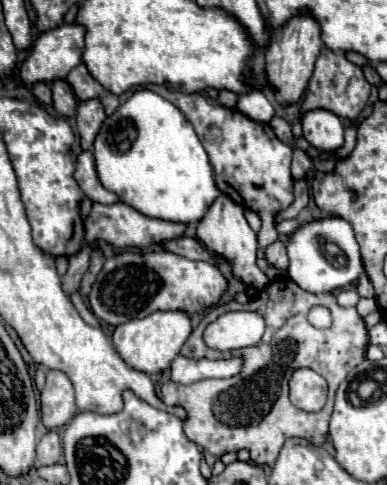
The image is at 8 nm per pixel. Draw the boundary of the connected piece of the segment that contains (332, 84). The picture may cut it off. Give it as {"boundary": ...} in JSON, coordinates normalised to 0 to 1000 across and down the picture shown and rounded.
{"boundary":[[[837,101],[817,126],[811,155],[806,155],[801,175],[791,184],[780,233],[811,229],[811,225],[842,225],[842,229],[868,233],[884,245],[915,249],[930,237],[930,229],[941,225],[951,200],[956,200],[956,171],[941,163],[935,142],[925,134],[904,130],[889,109]]]}

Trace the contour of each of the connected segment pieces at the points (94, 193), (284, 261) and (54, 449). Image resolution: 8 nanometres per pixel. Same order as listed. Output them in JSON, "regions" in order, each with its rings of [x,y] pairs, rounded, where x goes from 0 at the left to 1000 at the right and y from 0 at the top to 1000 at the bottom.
{"regions":[[[[212,311],[196,328],[196,353],[191,353],[191,369],[202,373],[207,390],[222,398],[222,406],[233,414],[248,414],[248,419],[269,419],[269,423],[284,423],[284,419],[300,419],[305,414],[305,402],[269,390],[258,369],[253,369],[253,357],[248,357],[248,344],[243,344],[243,320],[238,311]]],[[[708,497],[708,501],[698,501],[687,513],[682,513],[682,522],[687,522],[687,534],[703,542],[703,546],[713,546],[713,551],[724,551],[724,555],[744,555],[744,526],[739,526],[739,501],[734,497]]],[[[124,889],[93,918],[93,946],[103,959],[140,959],[160,942],[160,909],[145,889]]]]}

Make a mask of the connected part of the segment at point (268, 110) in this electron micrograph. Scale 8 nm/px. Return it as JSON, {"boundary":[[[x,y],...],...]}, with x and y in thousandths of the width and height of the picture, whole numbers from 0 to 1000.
{"boundary":[[[651,188],[651,192],[620,196],[615,225],[651,249],[672,249],[672,254],[693,254],[708,241],[708,221],[677,188]]]}

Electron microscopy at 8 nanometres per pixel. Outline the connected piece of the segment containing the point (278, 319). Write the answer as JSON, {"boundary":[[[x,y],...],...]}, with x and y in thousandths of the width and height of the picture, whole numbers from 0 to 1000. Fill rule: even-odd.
{"boundary":[[[708,575],[656,621],[636,629],[615,621],[594,621],[532,641],[517,670],[501,678],[501,687],[486,695],[486,703],[465,724],[475,736],[501,736],[501,740],[625,732],[630,736],[625,773],[594,781],[522,781],[491,794],[434,786],[419,794],[419,827],[424,835],[470,835],[481,843],[486,852],[475,876],[481,901],[496,913],[517,918],[522,926],[543,930],[548,938],[574,942],[579,934],[594,930],[615,934],[620,926],[641,926],[661,959],[708,959],[734,909],[749,901],[791,905],[817,922],[837,913],[837,901],[848,897],[848,868],[853,868],[868,802],[899,777],[899,769],[941,740],[946,715],[951,715],[951,682],[920,633],[879,633],[858,604],[811,608],[775,596],[749,575]],[[811,629],[837,629],[858,641],[858,658],[863,658],[858,674],[817,678],[796,666],[791,649]],[[589,637],[661,641],[682,658],[687,682],[672,707],[636,720],[599,720],[579,728],[543,720],[527,707],[522,699],[527,678],[553,662],[553,654],[589,645]],[[775,757],[811,761],[848,786],[853,798],[848,827],[837,843],[822,852],[791,852],[780,843],[765,843],[744,823],[749,773],[760,761]]]}

